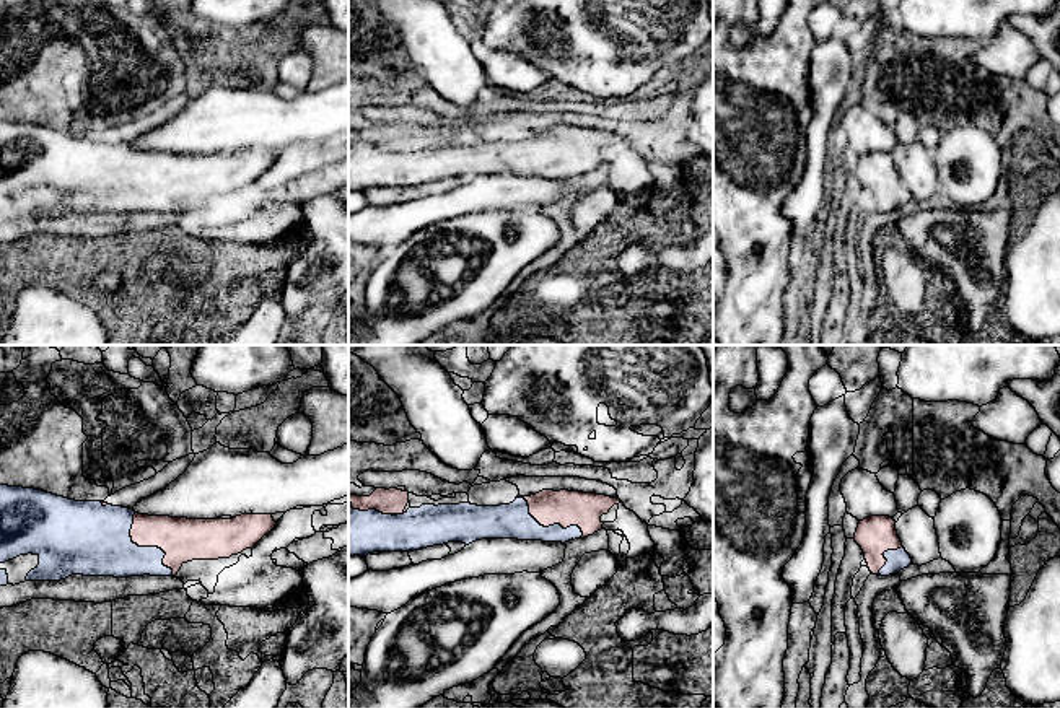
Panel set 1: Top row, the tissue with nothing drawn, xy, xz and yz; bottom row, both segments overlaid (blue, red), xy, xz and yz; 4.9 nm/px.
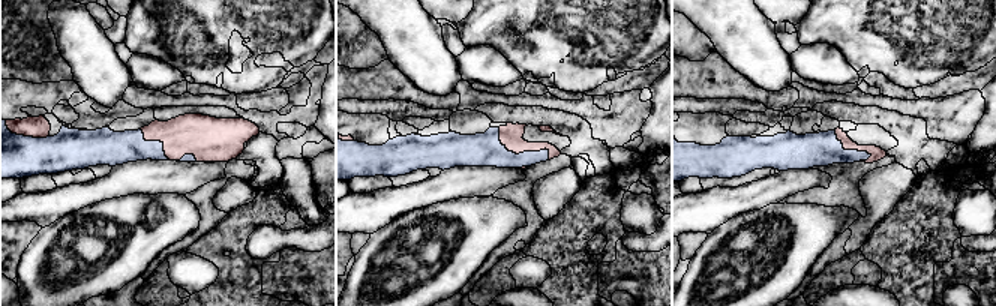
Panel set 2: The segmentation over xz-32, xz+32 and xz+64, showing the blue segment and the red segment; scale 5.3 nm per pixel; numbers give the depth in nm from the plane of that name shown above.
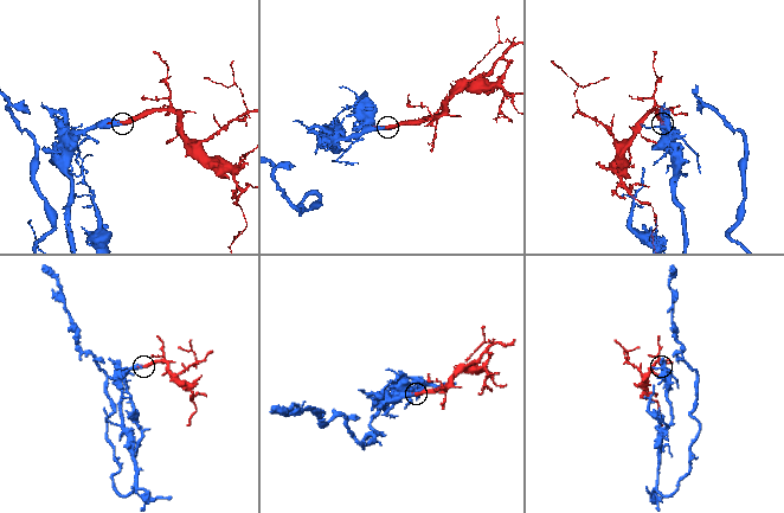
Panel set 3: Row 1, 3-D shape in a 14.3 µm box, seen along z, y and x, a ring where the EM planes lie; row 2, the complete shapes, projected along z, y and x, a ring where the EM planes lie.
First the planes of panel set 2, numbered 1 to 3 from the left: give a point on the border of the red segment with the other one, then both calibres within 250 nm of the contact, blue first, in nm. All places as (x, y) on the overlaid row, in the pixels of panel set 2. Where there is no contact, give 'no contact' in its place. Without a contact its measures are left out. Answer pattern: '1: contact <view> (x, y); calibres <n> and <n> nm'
1: contact xz-32 (23, 135); calibres 260 and 110 nm
2: contact xz+32 (521, 153); calibres 180 and 120 nm
3: contact xz+64 (849, 150); calibres 190 and 70 nm

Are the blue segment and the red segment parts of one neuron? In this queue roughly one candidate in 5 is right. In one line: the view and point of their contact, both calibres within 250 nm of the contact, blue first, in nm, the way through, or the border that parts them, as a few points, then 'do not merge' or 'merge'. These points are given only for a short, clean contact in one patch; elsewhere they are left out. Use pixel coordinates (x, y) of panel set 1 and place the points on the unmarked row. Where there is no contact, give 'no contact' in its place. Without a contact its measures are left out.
xy (147, 183) | 340/220 nm | merge

